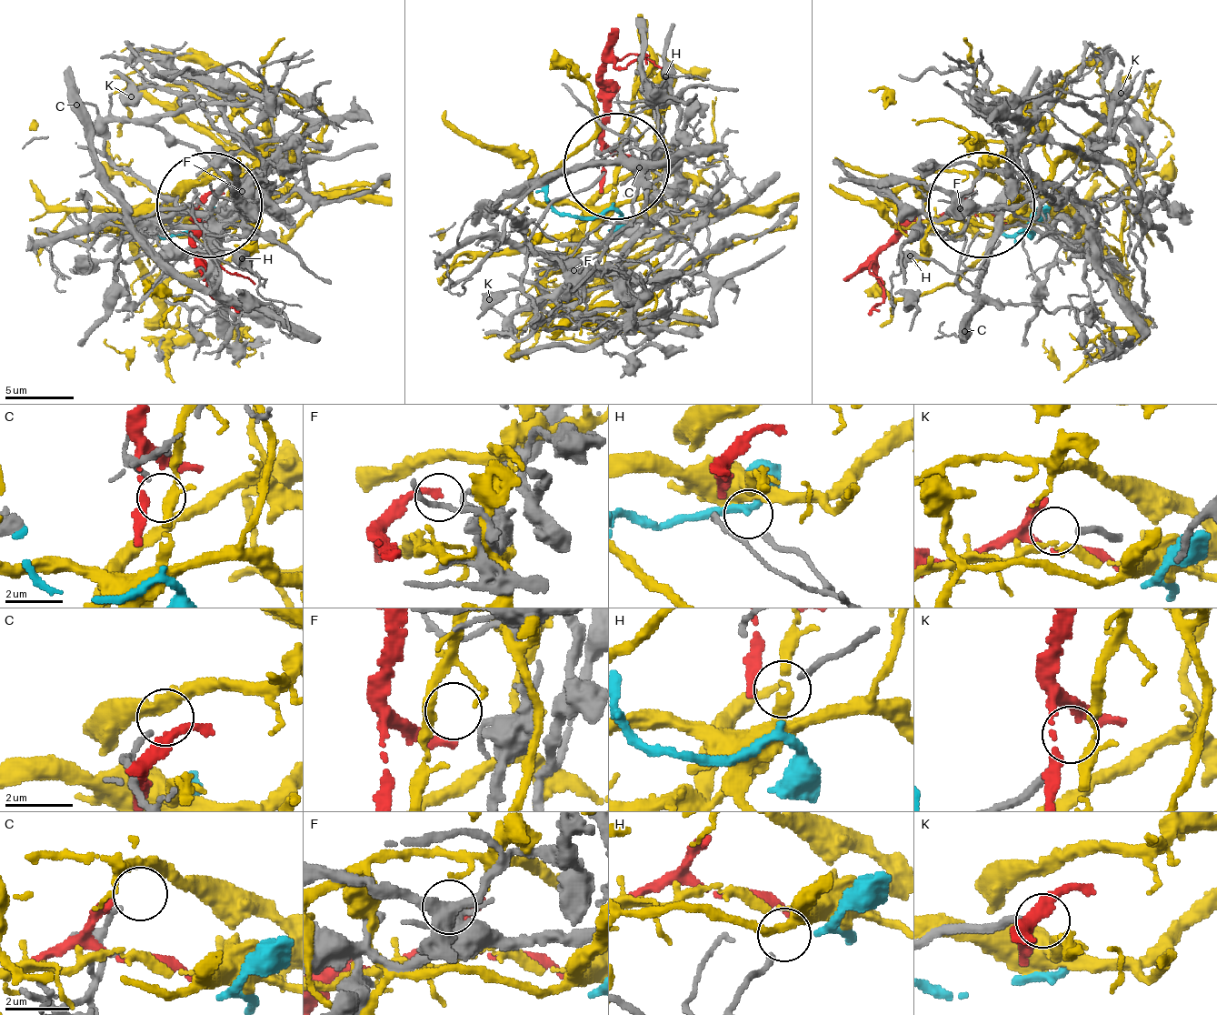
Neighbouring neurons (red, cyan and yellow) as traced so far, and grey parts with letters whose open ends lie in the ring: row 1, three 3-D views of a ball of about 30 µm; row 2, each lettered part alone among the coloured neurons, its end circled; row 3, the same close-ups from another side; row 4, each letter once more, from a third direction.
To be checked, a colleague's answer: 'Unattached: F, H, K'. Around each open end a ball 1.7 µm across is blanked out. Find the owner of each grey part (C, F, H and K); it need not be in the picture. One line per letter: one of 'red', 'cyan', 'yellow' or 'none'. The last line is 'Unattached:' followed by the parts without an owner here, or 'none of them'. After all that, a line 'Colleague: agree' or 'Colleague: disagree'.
C: none
F: none
H: cyan
K: none
Unattached: C, F, K
Colleague: disagree

